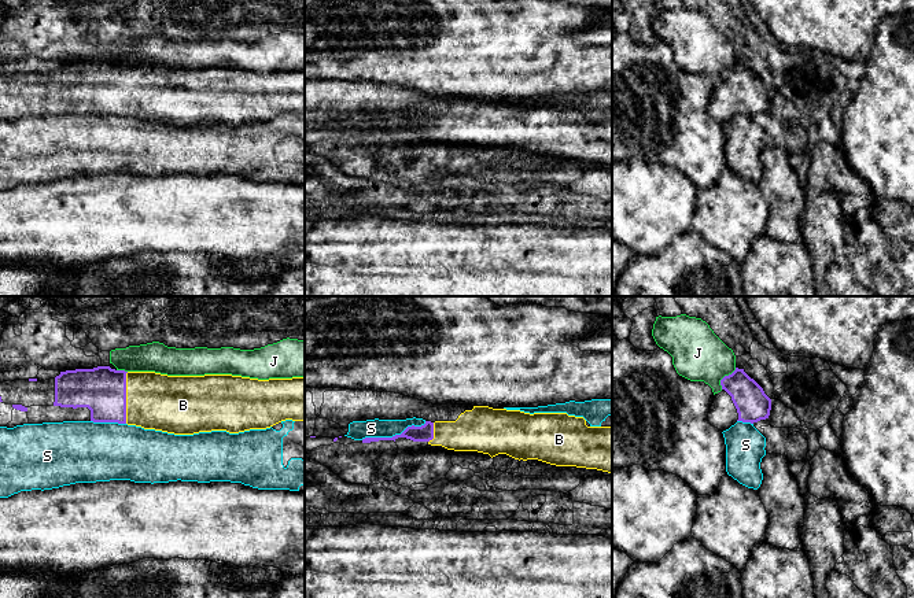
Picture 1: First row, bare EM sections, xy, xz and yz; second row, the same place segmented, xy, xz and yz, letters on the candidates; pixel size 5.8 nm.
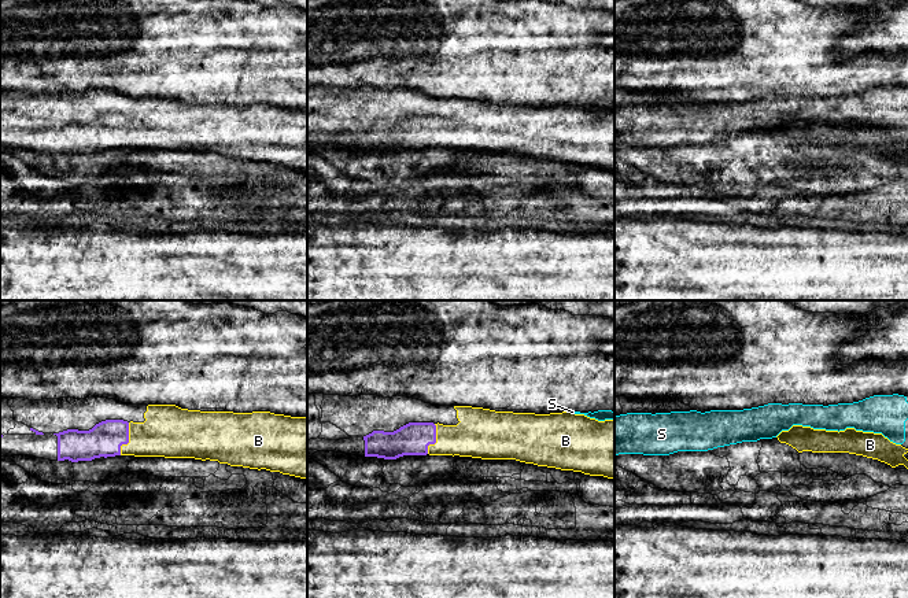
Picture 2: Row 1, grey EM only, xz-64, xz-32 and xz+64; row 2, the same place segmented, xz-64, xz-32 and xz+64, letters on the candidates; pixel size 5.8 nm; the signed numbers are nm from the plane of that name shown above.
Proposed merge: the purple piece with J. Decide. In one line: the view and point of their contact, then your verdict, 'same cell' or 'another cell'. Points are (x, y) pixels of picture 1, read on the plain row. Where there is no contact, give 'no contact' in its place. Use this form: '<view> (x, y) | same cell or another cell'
yz (723, 70) | another cell

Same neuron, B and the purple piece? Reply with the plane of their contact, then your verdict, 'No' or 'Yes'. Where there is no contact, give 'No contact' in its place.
Touches purple in xy. Yes

